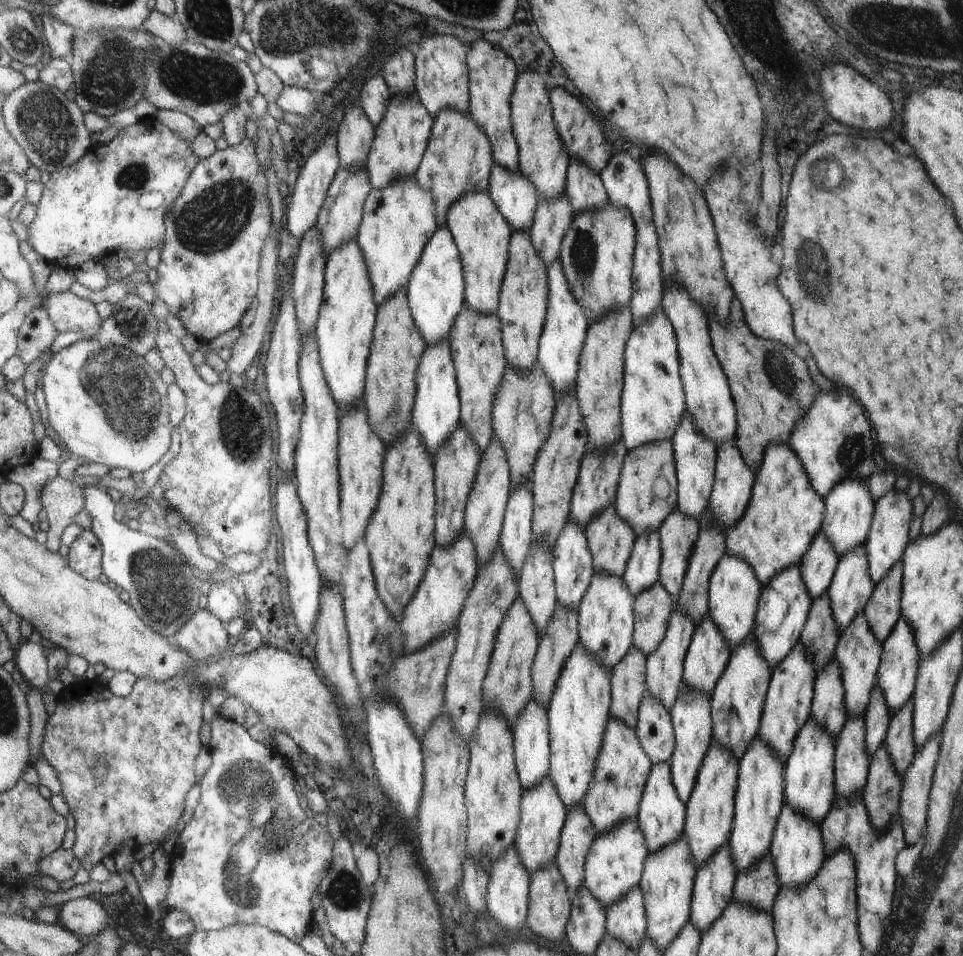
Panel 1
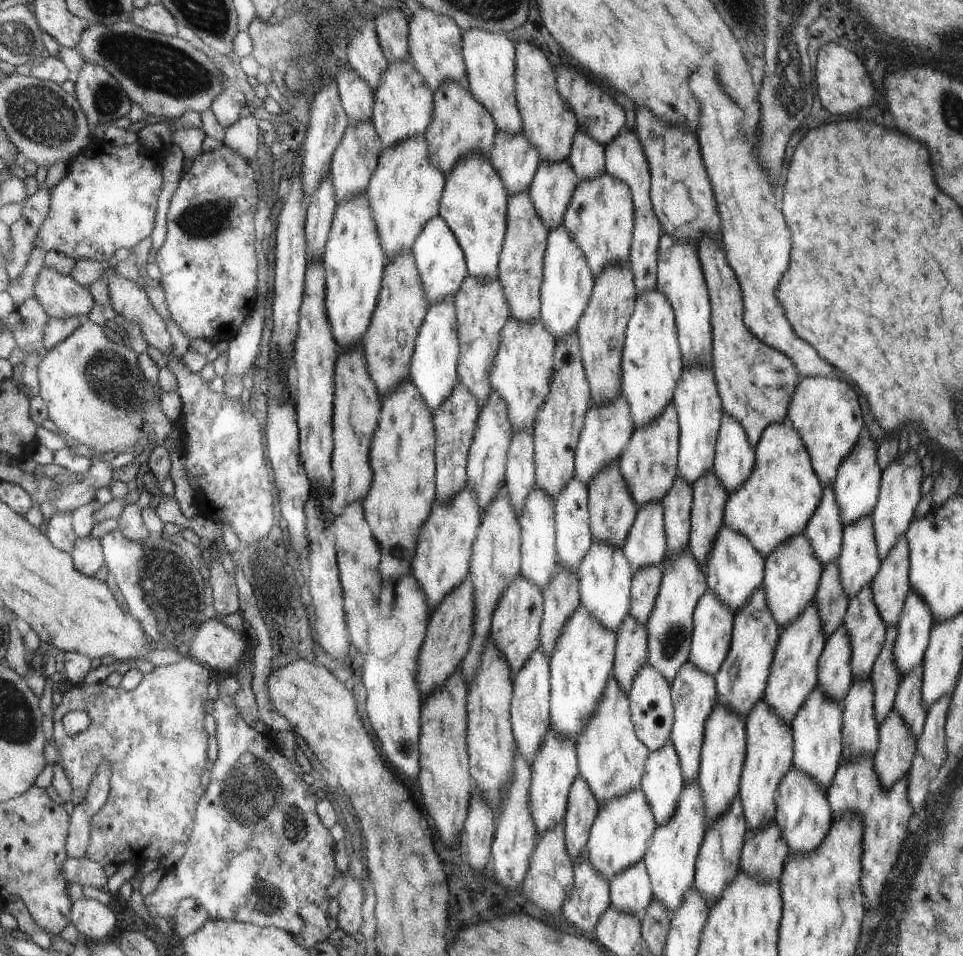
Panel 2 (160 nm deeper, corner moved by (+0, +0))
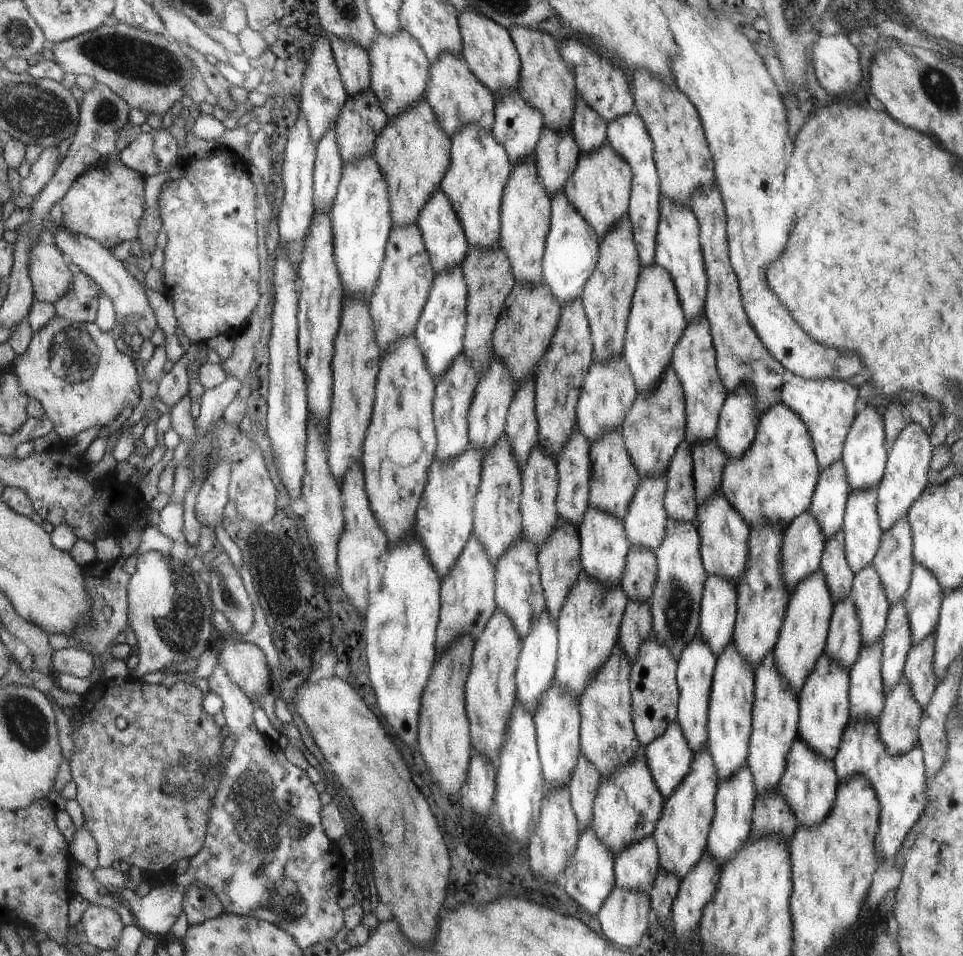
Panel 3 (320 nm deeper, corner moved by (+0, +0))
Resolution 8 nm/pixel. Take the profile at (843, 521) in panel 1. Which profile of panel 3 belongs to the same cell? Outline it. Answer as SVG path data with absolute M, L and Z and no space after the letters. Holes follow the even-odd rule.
M868 404L866 408L860 410L860 416L856 418L851 426L850 435L847 438L841 458L846 470L846 480L850 485L850 490L870 490L880 484L887 466L886 427L882 416L876 412L874 406Z

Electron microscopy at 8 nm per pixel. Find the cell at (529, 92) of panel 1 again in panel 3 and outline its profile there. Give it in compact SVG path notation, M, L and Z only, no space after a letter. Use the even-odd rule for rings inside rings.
M512 26L510 31L515 46L520 46L522 56L522 77L518 86L522 100L538 110L544 127L560 132L569 130L579 104L572 66L560 58L559 45L547 33L522 26Z

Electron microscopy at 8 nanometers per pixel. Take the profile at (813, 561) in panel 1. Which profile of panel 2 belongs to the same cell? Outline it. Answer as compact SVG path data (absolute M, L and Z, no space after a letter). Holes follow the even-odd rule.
M830 485L823 489L822 504L802 530L823 566L837 560L842 552L843 529L843 516L833 485Z

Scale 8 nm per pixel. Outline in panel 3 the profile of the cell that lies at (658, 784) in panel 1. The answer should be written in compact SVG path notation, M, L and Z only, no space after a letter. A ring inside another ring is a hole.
M678 723L672 725L663 737L647 745L644 754L660 794L665 800L670 798L690 773L694 758Z

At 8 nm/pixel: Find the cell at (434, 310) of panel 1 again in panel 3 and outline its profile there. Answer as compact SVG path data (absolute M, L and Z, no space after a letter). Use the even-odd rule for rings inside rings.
M442 188L420 212L418 230L420 230L420 234L423 234L424 246L431 258L432 270L435 270L436 276L442 274L444 270L451 269L452 266L461 266L464 258L470 252L470 246L466 236L464 236L462 224L460 224L456 212L454 212L454 208L452 208L452 204Z

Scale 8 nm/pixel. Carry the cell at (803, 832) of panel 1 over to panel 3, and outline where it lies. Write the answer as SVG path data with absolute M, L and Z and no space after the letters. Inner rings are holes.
M796 738L796 746L792 746L792 754L788 754L788 770L784 770L784 778L779 781L779 790L786 803L792 808L797 823L813 826L823 822L831 813L838 797L839 776L834 760L823 757L802 738Z

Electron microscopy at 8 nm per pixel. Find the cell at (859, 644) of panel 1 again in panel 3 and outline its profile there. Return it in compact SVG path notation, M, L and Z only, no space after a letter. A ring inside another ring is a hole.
M873 565L856 572L849 597L854 602L860 621L862 648L881 642L887 624L889 604Z

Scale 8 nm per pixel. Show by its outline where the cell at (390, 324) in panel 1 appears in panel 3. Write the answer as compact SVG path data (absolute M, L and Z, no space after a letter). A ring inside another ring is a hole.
M418 223L406 226L394 224L390 241L387 243L382 273L368 303L376 346L384 348L384 356L390 346L396 346L396 342L400 342L400 338L415 334L435 277L435 270L432 270L431 258L424 246L423 234L418 230Z

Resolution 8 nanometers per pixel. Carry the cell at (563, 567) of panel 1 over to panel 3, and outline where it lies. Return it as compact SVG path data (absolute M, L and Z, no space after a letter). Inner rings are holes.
M574 430L568 446L560 450L556 466L559 482L557 515L577 527L590 508L590 448L588 440Z

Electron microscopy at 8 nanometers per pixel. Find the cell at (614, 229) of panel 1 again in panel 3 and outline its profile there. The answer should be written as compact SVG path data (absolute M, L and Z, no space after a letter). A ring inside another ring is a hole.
M606 141L602 148L581 154L574 174L566 180L563 190L568 202L572 203L576 212L592 226L599 240L602 240L604 234L608 234L608 230L612 230L614 226L624 222L624 218L628 218L633 179L631 166L628 166Z

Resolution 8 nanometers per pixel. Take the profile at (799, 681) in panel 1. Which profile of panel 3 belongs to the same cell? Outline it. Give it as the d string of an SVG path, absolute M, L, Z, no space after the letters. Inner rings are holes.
M818 570L799 582L794 592L791 592L786 619L779 632L778 644L773 650L778 672L788 680L788 684L794 688L796 694L802 690L816 660L826 652L833 616L834 603L831 599L831 592L828 590L827 578L824 578L821 570Z

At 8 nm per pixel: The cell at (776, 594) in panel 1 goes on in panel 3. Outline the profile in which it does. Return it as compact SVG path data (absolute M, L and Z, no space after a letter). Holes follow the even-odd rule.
M809 511L787 526L783 532L780 562L788 592L794 592L799 582L820 570L825 542L820 526Z

